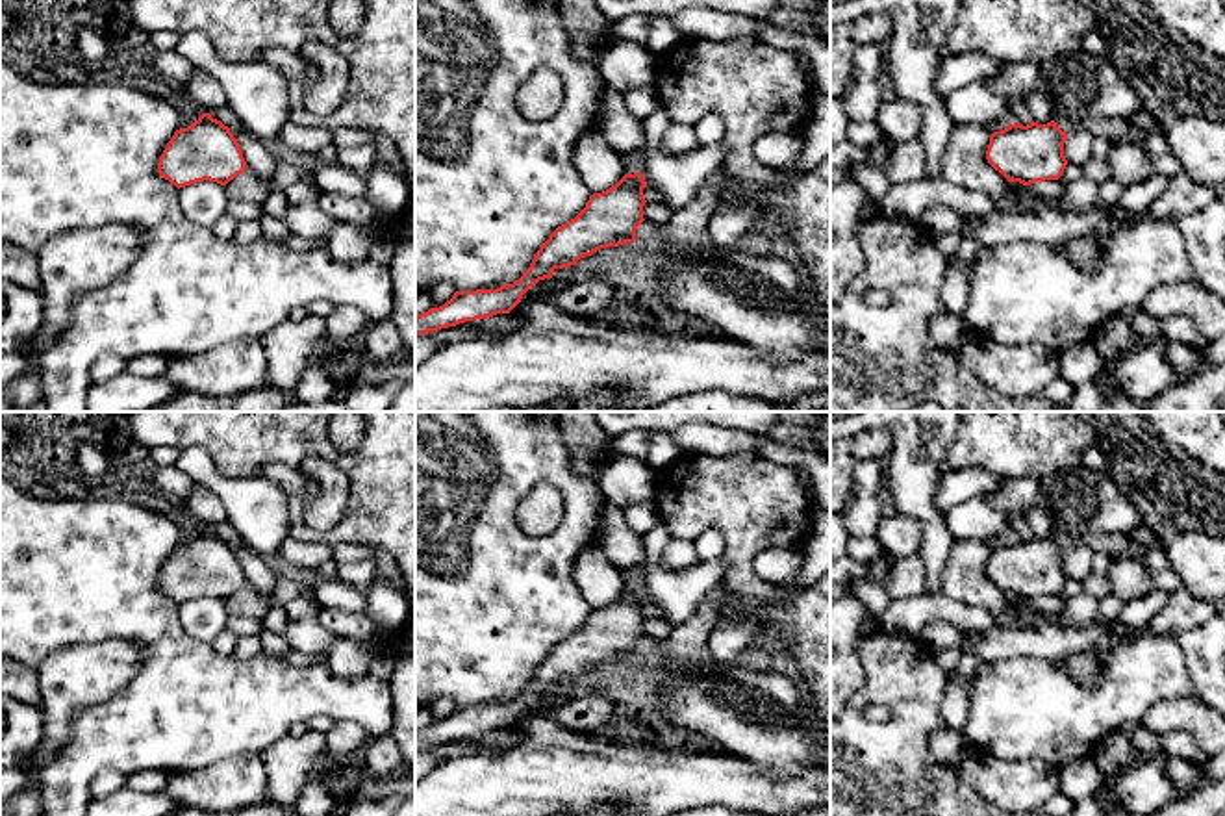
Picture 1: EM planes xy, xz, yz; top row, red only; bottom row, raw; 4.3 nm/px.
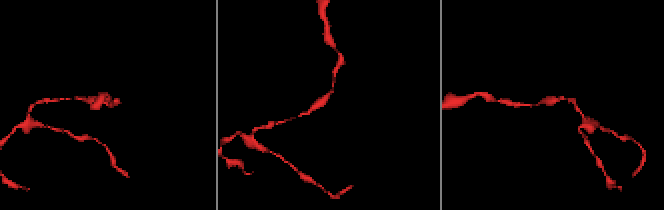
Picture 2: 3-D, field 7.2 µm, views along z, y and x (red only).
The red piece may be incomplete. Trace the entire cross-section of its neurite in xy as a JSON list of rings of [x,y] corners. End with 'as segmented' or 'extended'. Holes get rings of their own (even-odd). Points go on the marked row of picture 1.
[[[209,113],[176,130],[158,163],[159,176],[178,189],[204,180],[226,185],[243,171],[246,161],[237,139]]] | as segmented

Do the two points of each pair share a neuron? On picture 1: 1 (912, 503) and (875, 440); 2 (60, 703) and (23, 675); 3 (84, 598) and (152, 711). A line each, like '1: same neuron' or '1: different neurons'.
1: different neurons
2: different neurons
3: same neuron

